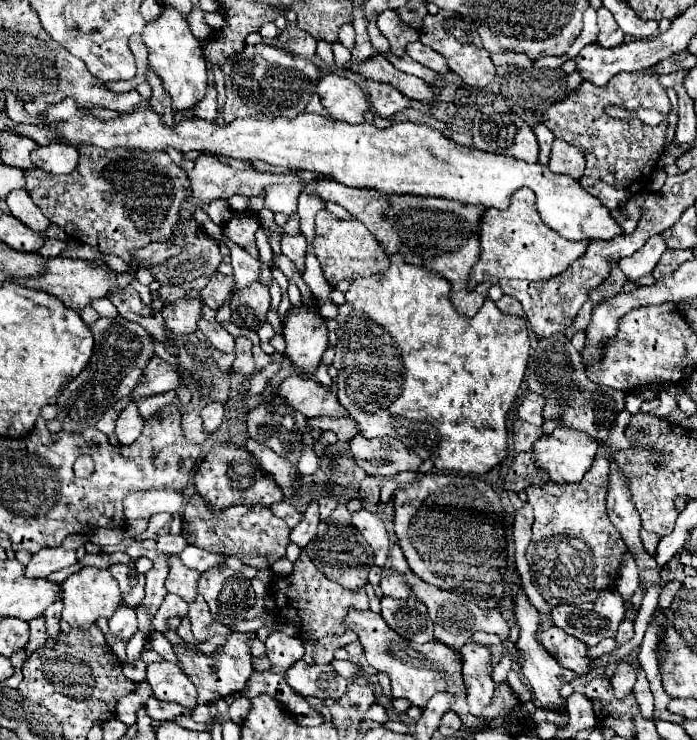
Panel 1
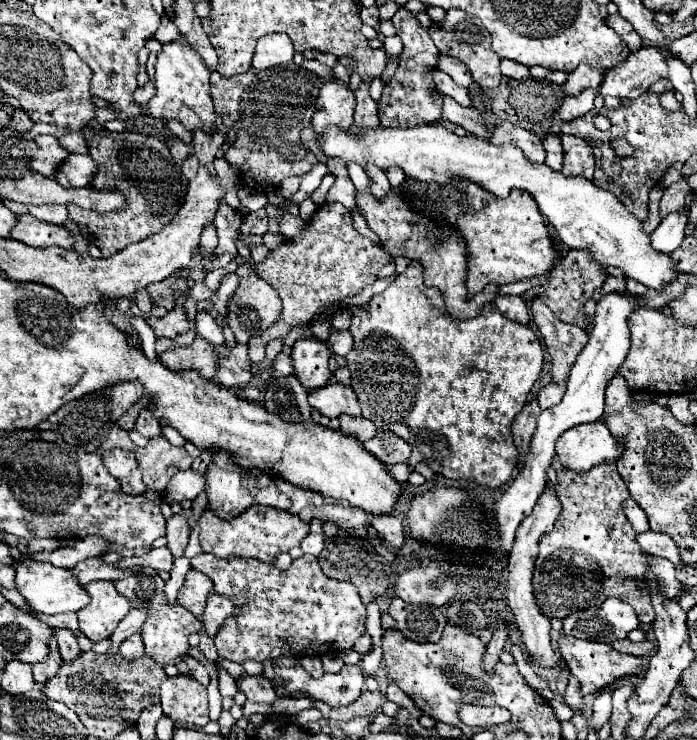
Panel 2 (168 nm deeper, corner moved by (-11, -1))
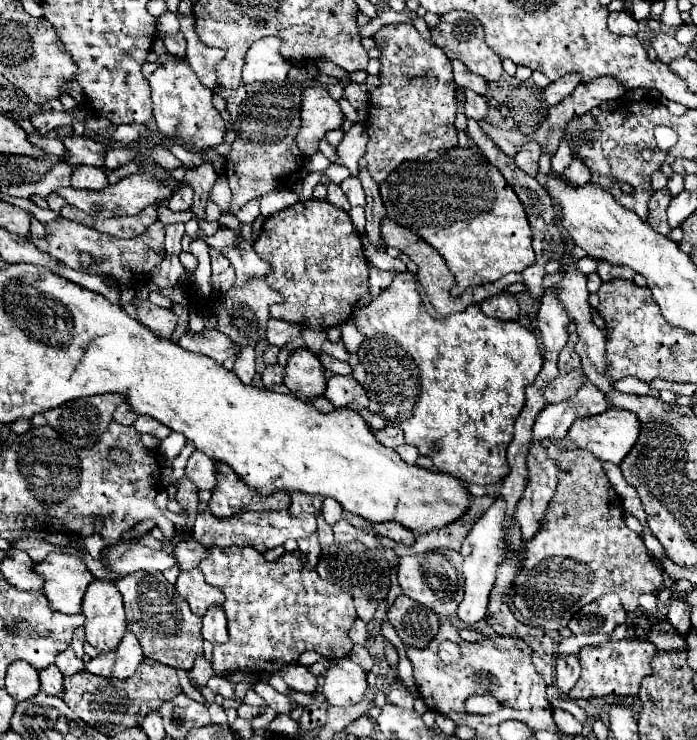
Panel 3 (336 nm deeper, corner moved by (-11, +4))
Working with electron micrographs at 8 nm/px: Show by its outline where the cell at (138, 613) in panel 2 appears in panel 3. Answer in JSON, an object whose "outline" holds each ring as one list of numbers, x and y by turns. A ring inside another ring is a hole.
{"outline":[[112,651,112,653,98,655,96,659,88,661,84,669,86,669,88,673,100,675,100,677,110,677,110,667,112,667,112,663,114,663,114,651]]}

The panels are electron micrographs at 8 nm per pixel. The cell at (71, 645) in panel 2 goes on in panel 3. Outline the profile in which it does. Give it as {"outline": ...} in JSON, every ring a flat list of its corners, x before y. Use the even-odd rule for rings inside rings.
{"outline":[[68,647,64,653,60,653,56,657,56,667,62,671,64,677,70,677,70,675,76,675,80,673,80,669,84,669,84,661,80,661,74,651]]}

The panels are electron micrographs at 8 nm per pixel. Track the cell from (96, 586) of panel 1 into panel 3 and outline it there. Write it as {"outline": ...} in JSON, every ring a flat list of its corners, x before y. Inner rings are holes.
{"outline":[[96,579,90,585,82,603,82,613,86,615,86,641,100,653,108,653,118,647,128,631,122,595,110,581]]}

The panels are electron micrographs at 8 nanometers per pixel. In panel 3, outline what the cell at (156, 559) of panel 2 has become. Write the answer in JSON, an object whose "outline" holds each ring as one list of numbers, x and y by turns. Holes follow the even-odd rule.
{"outline":[[188,539,178,543,178,547,174,549,174,557,182,571,192,571,200,565,200,559,204,559,204,551,206,551,204,545,194,543,194,539]]}

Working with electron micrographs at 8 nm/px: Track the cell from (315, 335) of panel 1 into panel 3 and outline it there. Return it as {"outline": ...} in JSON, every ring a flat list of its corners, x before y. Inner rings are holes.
{"outline":[[310,349,292,351,286,363,284,385,300,399,322,397,326,391,326,377,318,355]]}

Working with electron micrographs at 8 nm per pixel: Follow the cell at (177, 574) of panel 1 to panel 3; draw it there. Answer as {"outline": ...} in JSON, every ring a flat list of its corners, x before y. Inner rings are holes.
{"outline":[[200,569,182,571,178,575,176,589,188,601,192,613,198,617,204,617,212,605,222,607,222,603,224,603,224,593,220,589,208,585,204,581,204,575]]}

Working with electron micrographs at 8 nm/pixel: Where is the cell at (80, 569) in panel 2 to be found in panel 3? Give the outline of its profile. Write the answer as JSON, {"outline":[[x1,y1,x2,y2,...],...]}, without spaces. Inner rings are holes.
{"outline":[[116,545,108,549,102,557,104,567,116,571,118,575,130,575,136,571,166,571,176,565,176,559,172,553,166,551,156,551,144,545]]}

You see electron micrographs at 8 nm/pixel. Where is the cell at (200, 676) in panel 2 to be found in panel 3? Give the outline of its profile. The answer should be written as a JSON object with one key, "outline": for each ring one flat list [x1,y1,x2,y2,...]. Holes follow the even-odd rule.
{"outline":[[214,675,210,681,208,681,208,687,214,691,214,693,218,693,218,695,222,695,224,699,238,699,236,695,234,695,234,685,230,683,230,681,226,681,224,677,218,677,218,675]]}

